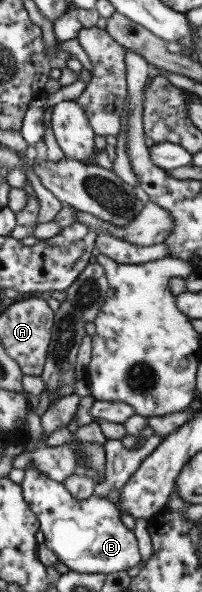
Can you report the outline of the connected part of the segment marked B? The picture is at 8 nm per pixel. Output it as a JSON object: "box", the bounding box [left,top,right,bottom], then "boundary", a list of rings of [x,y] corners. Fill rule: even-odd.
{"box":[19,466,141,573],"boundary":[[[26,466],[24,478],[19,484],[21,495],[26,505],[36,516],[43,543],[54,553],[58,562],[64,564],[69,571],[77,573],[108,573],[125,571],[138,566],[141,561],[137,541],[133,531],[120,522],[119,512],[113,502],[92,494],[88,499],[74,499],[61,483],[48,478],[34,466]]]}

